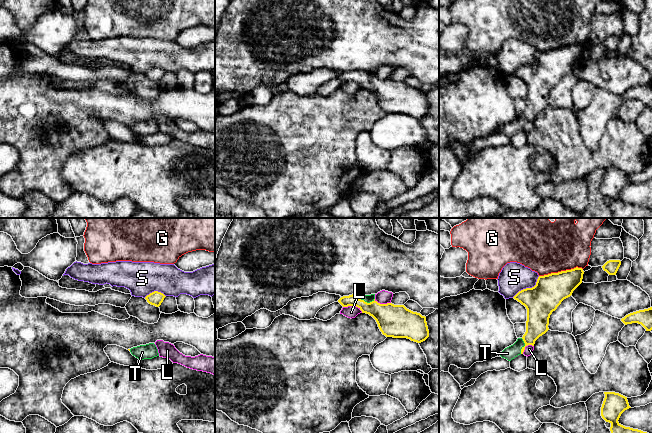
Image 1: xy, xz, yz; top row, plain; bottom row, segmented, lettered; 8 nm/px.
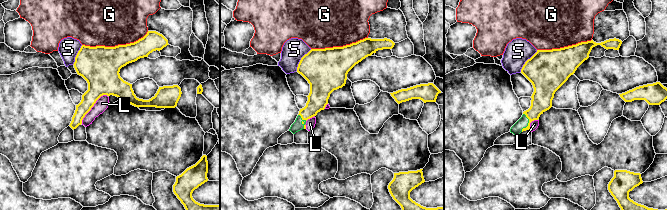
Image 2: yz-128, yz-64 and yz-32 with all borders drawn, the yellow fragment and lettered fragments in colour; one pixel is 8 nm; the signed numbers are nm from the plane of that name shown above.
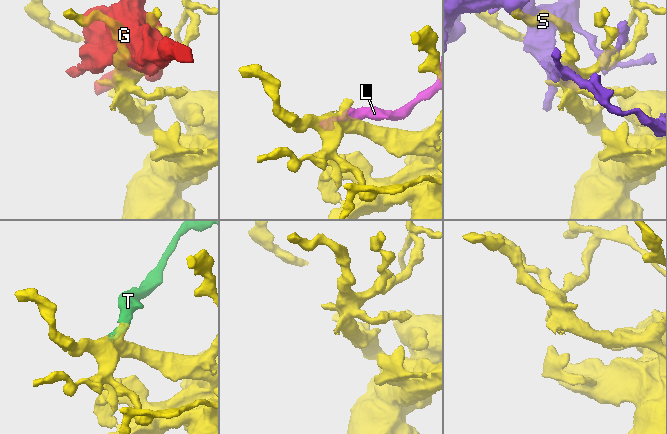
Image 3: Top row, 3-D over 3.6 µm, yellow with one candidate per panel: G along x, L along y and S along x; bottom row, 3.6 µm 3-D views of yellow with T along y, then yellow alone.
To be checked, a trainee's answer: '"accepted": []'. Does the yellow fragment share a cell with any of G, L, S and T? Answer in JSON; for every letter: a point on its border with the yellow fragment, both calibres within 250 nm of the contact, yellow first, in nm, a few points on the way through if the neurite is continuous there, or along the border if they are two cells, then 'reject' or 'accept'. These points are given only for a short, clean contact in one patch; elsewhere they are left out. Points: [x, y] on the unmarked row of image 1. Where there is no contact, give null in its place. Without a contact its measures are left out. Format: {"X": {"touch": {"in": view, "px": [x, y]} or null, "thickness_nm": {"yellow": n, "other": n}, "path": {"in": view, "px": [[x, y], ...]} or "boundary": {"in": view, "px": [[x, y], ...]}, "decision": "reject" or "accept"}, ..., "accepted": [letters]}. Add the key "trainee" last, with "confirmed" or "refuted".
{"G": {"touch": {"in": "yz", "px": [561, 47]}, "thickness_nm": {"yellow": 260, "other": 400}, "decision": "reject"}, "L": {"touch": {"in": "xz", "px": [353, 81]}, "thickness_nm": {"yellow": 160, "other": 100}, "decision": "reject"}, "S": {"touch": {"in": "yz", "px": [527, 64]}, "thickness_nm": {"yellow": 260, "other": 240}, "decision": "reject"}, "T": {"touch": {"in": "xz", "px": [366, 78]}, "thickness_nm": {"yellow": 240, "other": 60}, "path": {"in": "xz", "px": [[392, 95], [377, 87], [366, 78], [367, 74]]}, "decision": "accept"}, "accepted": ["T"], "trainee": "refuted"}

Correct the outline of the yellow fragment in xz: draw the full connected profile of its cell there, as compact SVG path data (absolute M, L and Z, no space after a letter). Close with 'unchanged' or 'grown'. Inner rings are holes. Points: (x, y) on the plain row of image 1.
M352 70L341 73L338 78L343 83L356 82L362 89L372 92L386 113L407 114L417 119L429 113L426 93L404 81L380 80L375 76L375 70Z; grown

